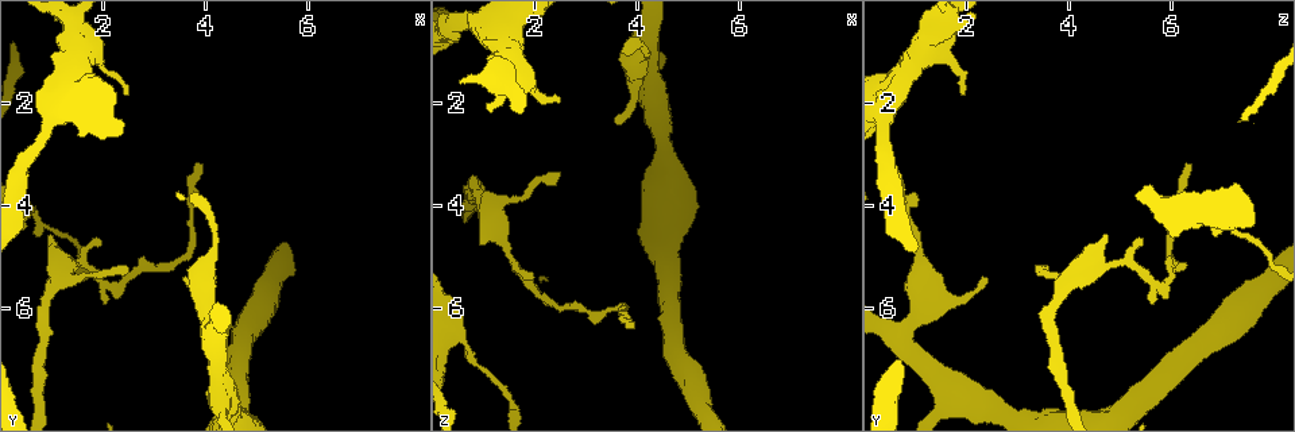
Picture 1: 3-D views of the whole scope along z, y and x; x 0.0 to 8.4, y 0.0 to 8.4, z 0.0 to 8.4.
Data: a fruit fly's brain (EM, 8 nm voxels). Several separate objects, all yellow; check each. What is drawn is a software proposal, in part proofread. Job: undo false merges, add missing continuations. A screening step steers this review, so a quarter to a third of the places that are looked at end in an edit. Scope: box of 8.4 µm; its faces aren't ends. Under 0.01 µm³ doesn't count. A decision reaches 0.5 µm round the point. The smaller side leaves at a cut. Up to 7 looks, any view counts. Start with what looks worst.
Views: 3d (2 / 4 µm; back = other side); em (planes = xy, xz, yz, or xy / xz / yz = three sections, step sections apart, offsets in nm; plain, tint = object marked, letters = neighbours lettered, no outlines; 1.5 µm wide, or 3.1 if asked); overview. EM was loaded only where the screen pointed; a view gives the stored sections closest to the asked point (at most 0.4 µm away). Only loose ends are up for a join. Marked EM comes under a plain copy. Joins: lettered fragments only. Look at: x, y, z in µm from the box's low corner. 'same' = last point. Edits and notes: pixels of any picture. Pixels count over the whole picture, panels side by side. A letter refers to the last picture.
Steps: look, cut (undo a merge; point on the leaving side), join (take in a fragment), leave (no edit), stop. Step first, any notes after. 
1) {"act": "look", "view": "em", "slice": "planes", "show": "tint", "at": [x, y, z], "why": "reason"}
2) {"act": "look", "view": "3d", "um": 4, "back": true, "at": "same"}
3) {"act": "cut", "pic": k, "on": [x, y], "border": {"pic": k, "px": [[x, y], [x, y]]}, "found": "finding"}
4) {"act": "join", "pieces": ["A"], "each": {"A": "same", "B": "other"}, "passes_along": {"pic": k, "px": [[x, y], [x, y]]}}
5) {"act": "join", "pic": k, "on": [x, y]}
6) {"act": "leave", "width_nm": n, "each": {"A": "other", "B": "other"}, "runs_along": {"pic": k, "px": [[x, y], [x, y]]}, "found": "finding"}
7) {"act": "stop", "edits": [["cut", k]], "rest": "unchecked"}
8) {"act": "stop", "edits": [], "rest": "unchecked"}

{"act": "look", "view": "3d", "um": 2, "at": [2.45, 1.85, 1.95]}

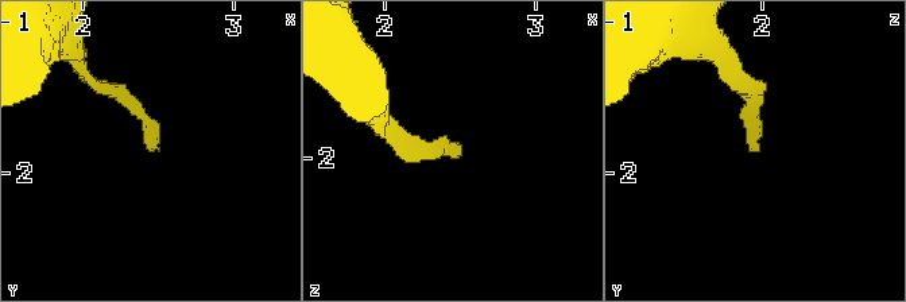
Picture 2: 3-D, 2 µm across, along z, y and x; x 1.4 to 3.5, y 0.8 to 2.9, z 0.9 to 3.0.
{"act": "look", "view": "em", "slice": "yz", "step": 8, "show": "tint", "at": [2.48, 1.84, 1.94], "why": "need the tissue"}

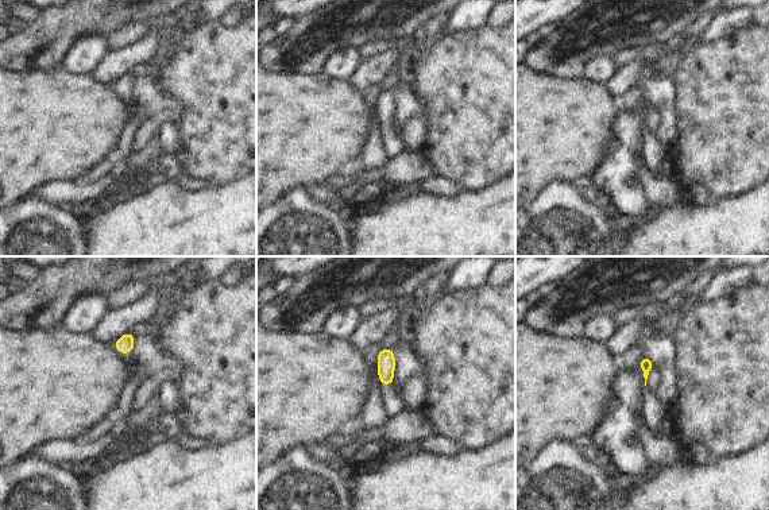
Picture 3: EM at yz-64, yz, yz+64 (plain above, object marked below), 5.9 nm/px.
{"act": "look", "view": "em", "slice": "yz", "step": 8, "show": "letters", "at": "same"}

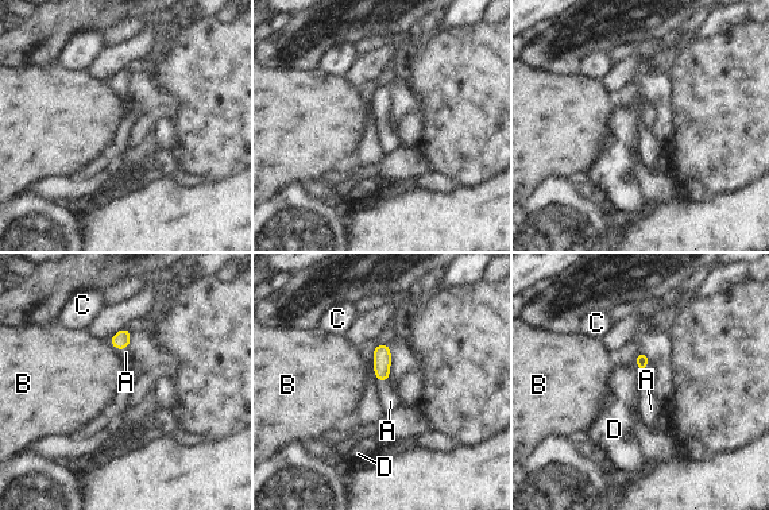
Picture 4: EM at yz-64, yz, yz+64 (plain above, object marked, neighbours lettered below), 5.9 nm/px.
{"act": "join", "pieces": ["A"], "each": {"A": "same", "B": "other", "C": "other", "D": "other"}, "found": "the cell continues"}

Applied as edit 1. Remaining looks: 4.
{"act": "look", "view": "3d", "um": 4, "back": true, "at": [2.55, 5.25, 3.45], "why": "an open end"}

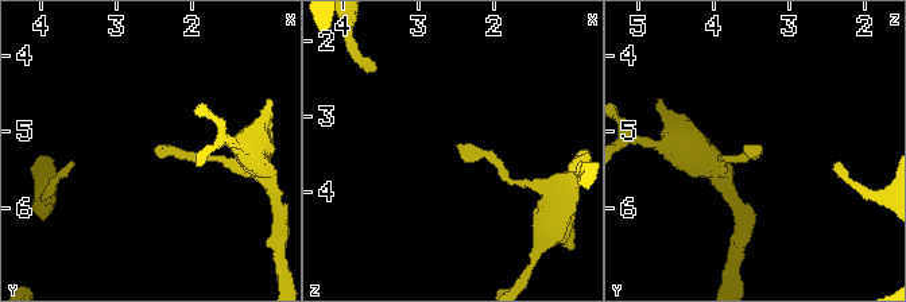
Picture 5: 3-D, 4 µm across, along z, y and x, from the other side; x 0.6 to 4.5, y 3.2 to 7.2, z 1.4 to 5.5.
{"act": "look", "view": "em", "slice": "planes", "show": "letters", "at": [2.55, 5.20, 3.35], "why": "need the tissue"}

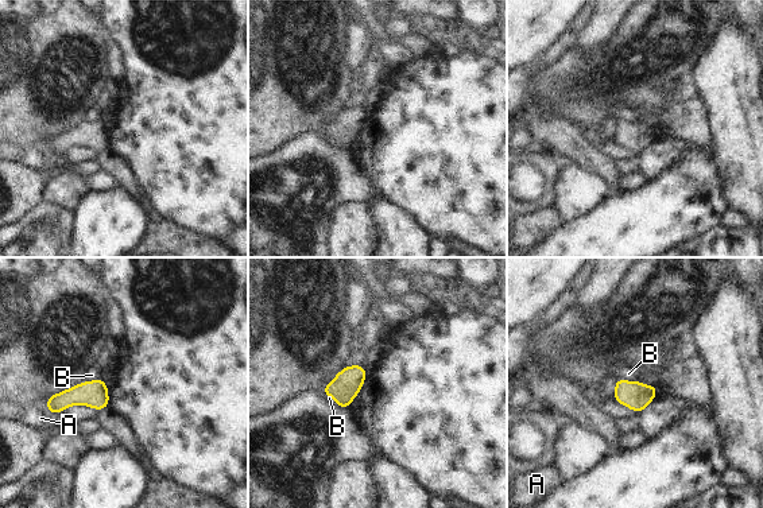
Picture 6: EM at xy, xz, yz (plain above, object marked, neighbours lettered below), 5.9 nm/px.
{"act": "leave", "width_nm": 130, "each": {"A": "other", "B": "other"}, "border": {"pic": 6, "px": [[618, 377], [636, 380]]}, "found": "none of them fits"}

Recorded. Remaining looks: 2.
{"act": "look", "view": "3d", "um": 4, "at": [1.40, 5.10, 4.95], "why": "calibre changes"}

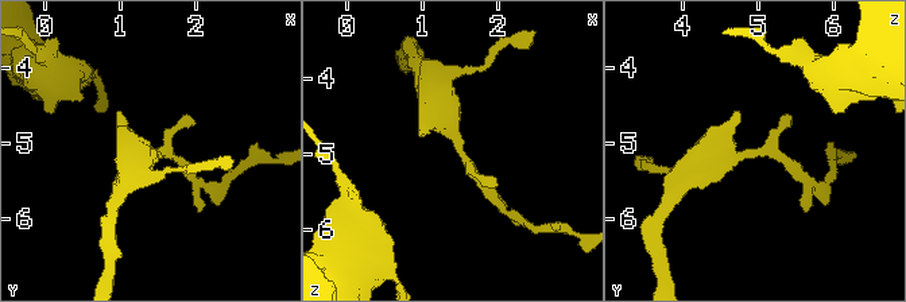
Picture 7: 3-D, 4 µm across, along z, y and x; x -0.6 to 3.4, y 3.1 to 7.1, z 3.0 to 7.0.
{"act": "look", "view": "em", "slice": "planes", "show": "letters", "at": [1.45, 5.10, 4.95]}

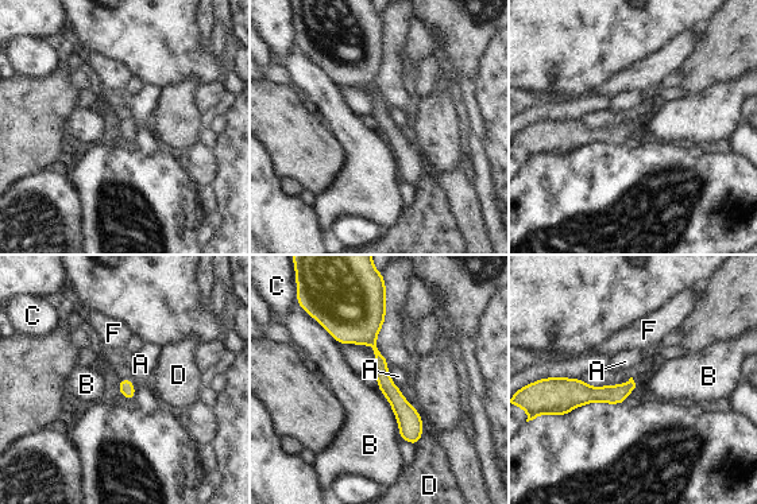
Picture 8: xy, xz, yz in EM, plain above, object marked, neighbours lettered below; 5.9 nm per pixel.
{"act": "leave", "each": {"A": "other", "B": "other", "C": "other", "D": "other", "F": "other"}, "border": {"pic": 8, "px": [[378, 388], [390, 406], [401, 438]]}, "found": "one cell here"}

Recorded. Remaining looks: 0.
{"act": "stop", "edits": [["join", 4]], "rest": "unchecked"}

